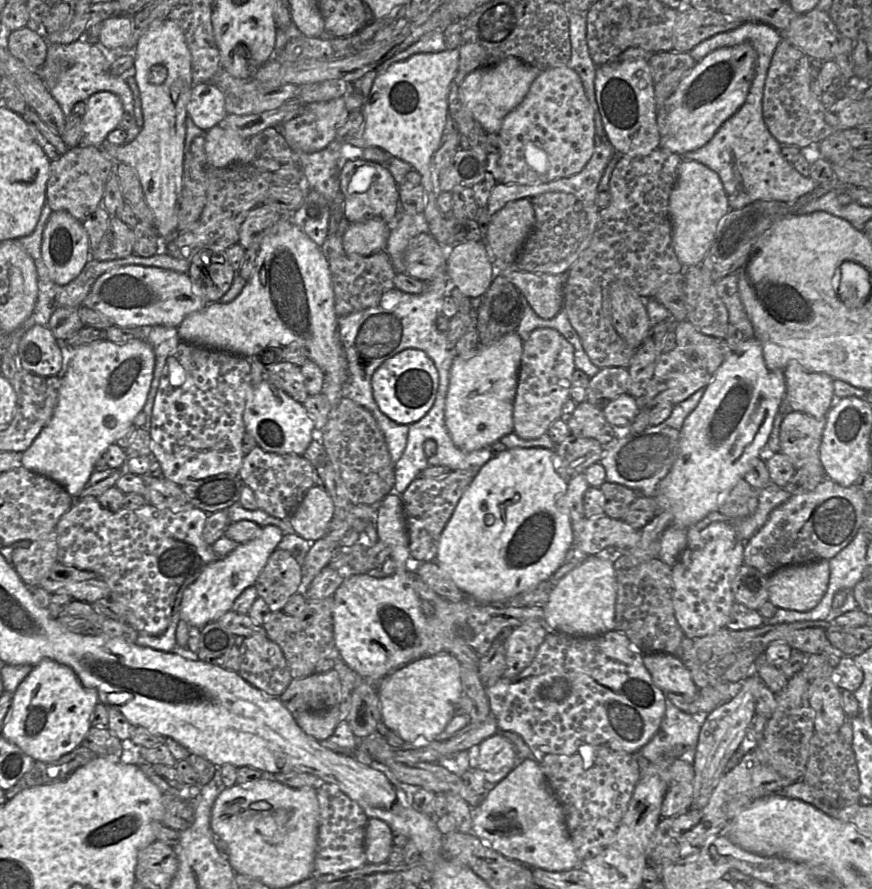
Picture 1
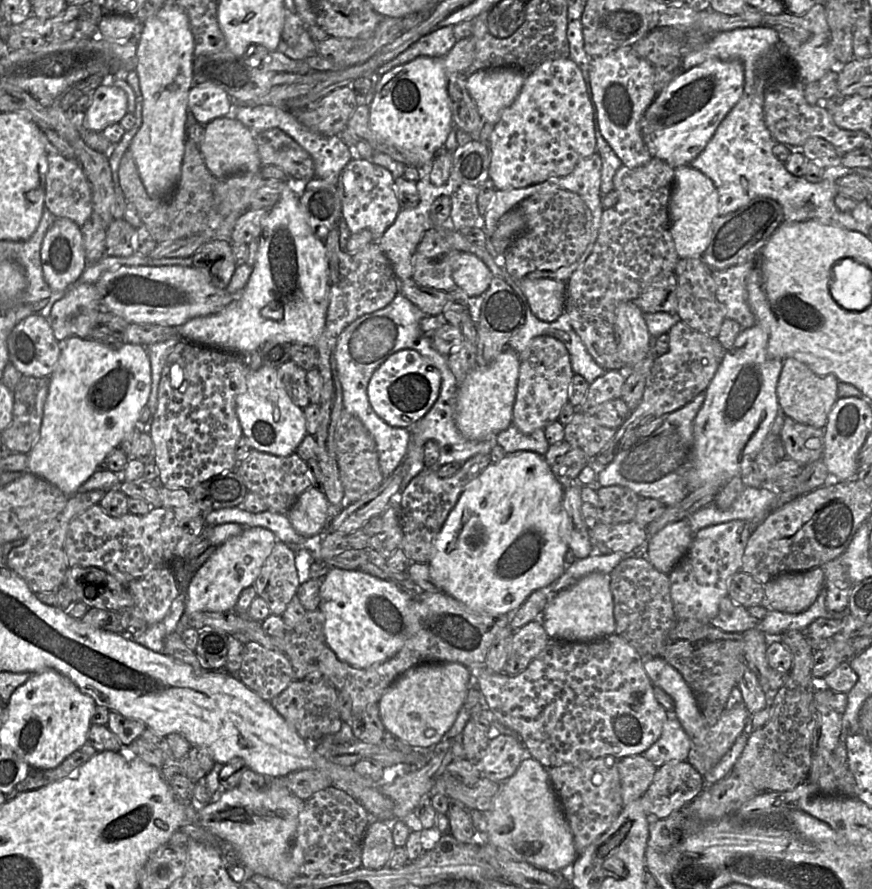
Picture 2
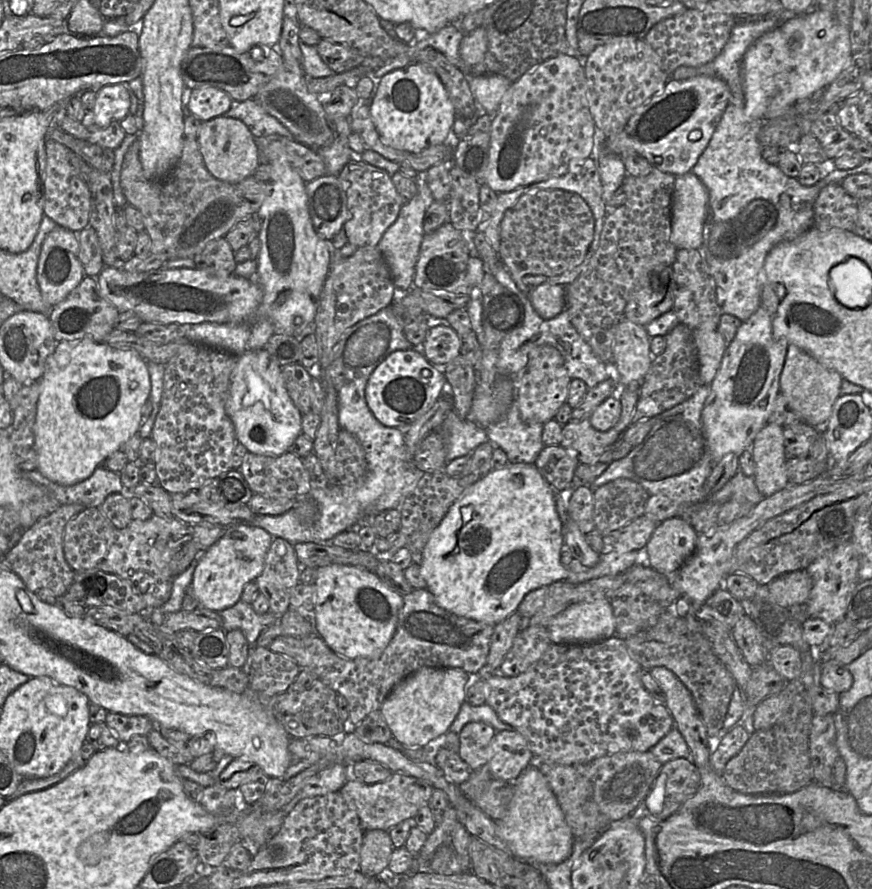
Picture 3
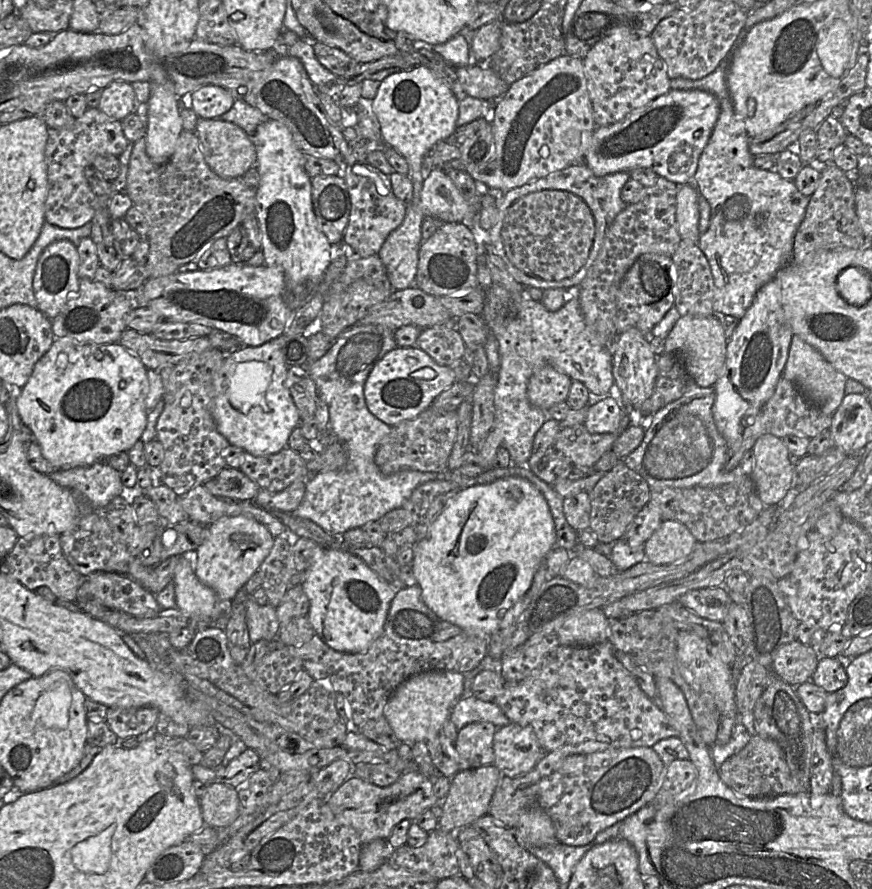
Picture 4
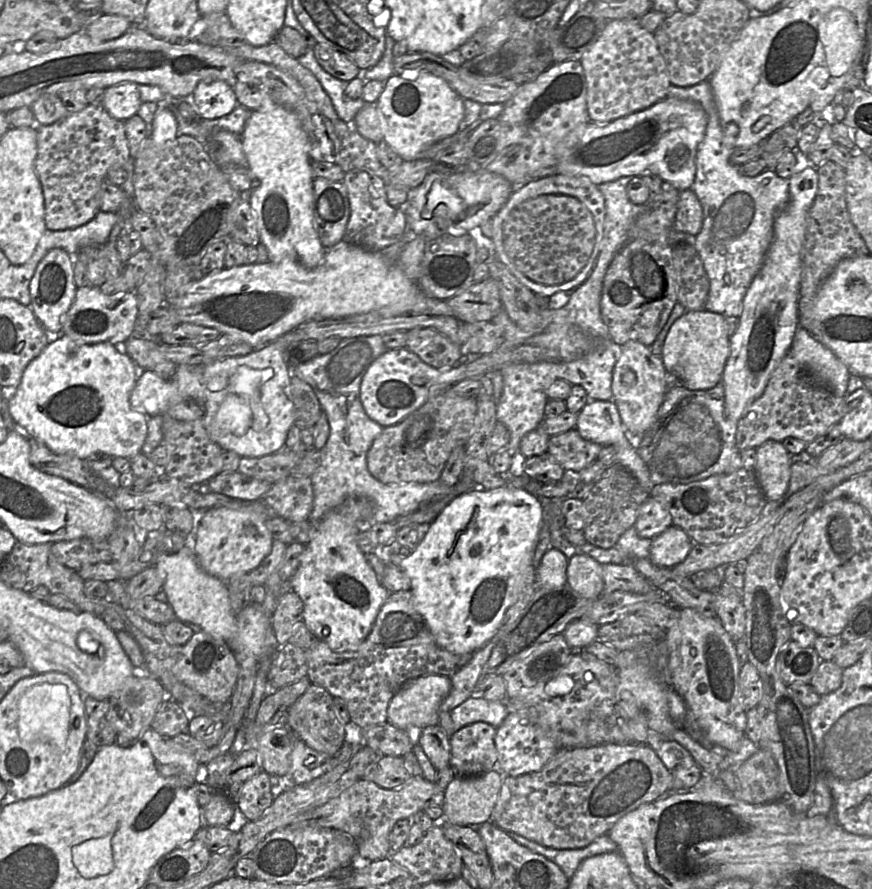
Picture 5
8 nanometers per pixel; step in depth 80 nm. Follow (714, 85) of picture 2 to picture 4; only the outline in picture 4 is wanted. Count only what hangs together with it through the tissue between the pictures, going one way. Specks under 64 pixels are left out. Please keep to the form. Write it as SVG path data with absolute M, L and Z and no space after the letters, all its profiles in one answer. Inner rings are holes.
M670 89L648 105L633 110L623 120L609 126L597 126L583 162L599 178L644 167L677 185L691 183L719 114L720 104L713 94L702 90Z

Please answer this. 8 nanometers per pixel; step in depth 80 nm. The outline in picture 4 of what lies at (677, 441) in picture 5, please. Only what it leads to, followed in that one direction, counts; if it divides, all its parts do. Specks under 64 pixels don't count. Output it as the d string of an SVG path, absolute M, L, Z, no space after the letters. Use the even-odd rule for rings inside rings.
M690 381L679 399L670 402L648 419L642 442L623 459L624 464L639 474L651 490L660 487L715 488L737 479L740 465L732 471L724 469L729 448L714 422L714 402L714 387L698 387Z

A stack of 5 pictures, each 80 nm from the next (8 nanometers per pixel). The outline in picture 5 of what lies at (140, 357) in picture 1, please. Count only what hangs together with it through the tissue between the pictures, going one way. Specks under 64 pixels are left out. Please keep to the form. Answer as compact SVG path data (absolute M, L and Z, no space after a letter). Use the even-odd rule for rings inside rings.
M66 334L49 335L49 343L25 368L20 384L7 400L8 409L14 422L23 426L28 433L41 440L51 451L57 454L69 454L82 460L100 458L101 456L133 458L141 452L148 432L148 415L136 410L130 403L130 395L136 386L139 368L126 352L120 352L110 343L84 344L77 343Z

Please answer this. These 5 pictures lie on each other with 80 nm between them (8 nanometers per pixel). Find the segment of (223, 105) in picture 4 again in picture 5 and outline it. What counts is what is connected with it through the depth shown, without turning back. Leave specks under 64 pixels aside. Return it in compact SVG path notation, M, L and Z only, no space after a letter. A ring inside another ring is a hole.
M204 80L195 88L195 111L199 117L215 120L229 115L238 105L234 90L221 80Z

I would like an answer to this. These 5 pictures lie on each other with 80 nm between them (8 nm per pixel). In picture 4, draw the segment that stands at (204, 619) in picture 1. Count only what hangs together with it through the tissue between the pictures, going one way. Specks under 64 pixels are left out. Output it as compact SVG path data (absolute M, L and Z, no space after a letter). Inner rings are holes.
M243 515L224 516L206 526L206 537L196 549L193 562L197 578L210 587L222 602L231 602L250 577L259 570L261 564L273 547L274 537L257 520Z

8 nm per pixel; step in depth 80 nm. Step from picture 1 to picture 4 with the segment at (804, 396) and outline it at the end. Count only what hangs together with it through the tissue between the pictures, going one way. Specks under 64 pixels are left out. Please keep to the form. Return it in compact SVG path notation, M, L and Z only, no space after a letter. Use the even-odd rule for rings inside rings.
M793 335L782 376L791 381L809 401L829 416L833 416L845 396L847 377L798 335Z

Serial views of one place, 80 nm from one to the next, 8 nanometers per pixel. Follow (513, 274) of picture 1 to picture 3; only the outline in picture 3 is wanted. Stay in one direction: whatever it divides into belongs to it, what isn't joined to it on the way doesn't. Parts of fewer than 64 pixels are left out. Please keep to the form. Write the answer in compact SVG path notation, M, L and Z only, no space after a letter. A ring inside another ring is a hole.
M540 284L530 289L529 299L540 317L554 318L566 308L566 286Z

